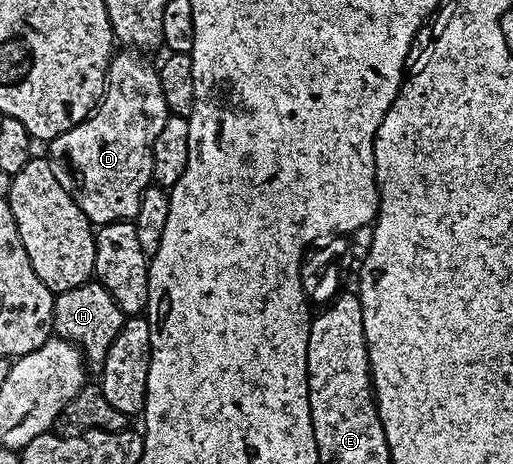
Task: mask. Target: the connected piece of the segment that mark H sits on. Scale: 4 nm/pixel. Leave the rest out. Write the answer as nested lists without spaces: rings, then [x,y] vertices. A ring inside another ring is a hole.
[[[89,280],[78,288],[70,288],[55,295],[52,304],[52,325],[55,333],[64,341],[71,342],[89,367],[103,367],[106,352],[110,352],[110,344],[114,344],[125,317],[99,280]]]

